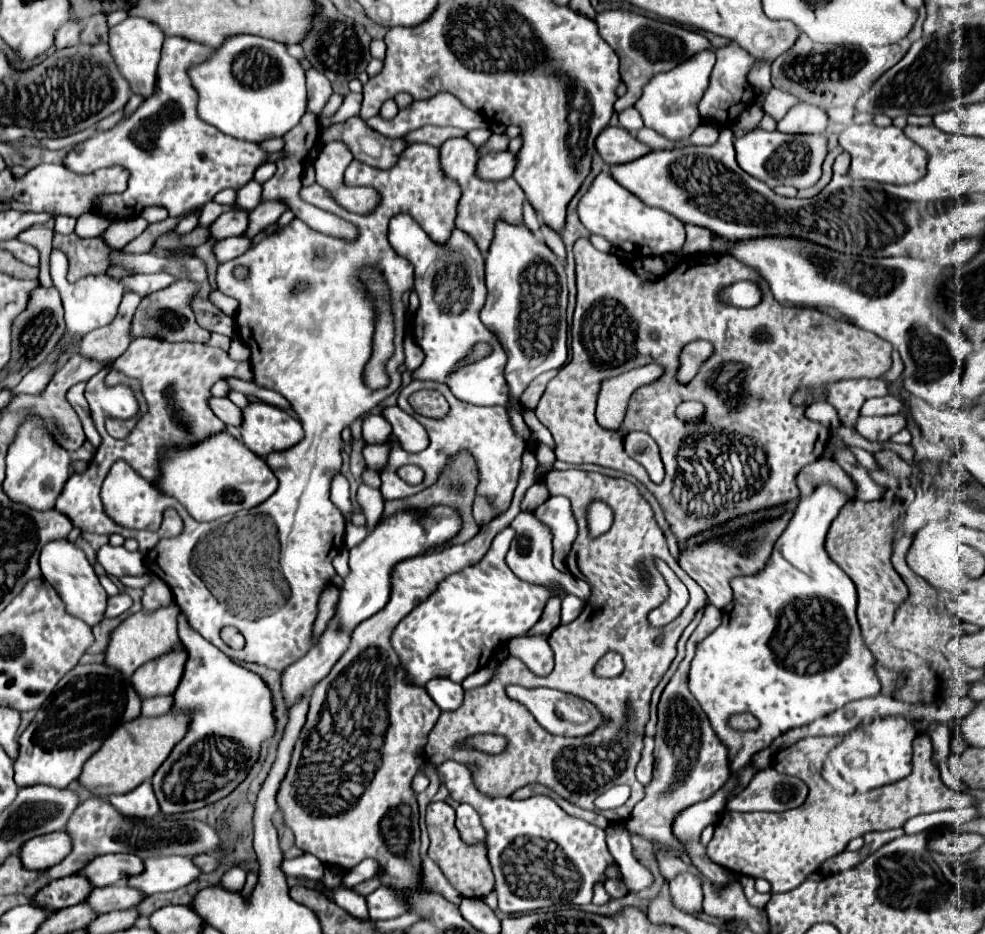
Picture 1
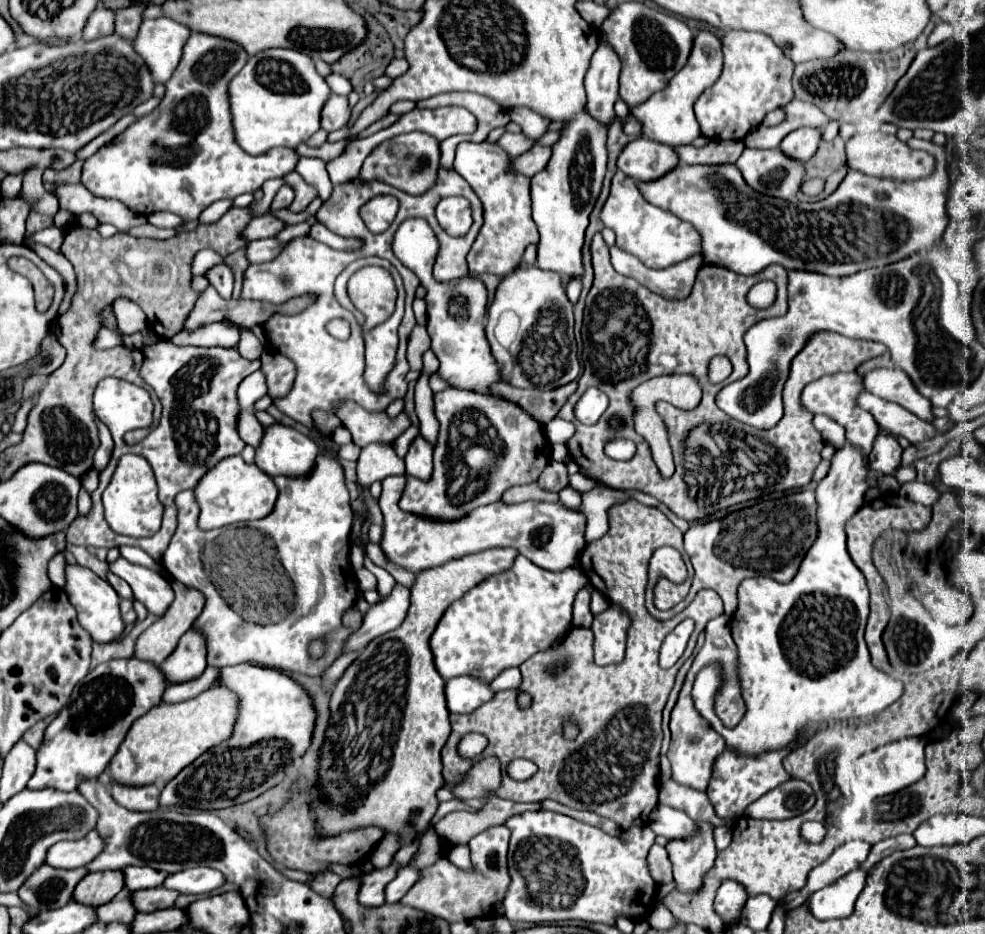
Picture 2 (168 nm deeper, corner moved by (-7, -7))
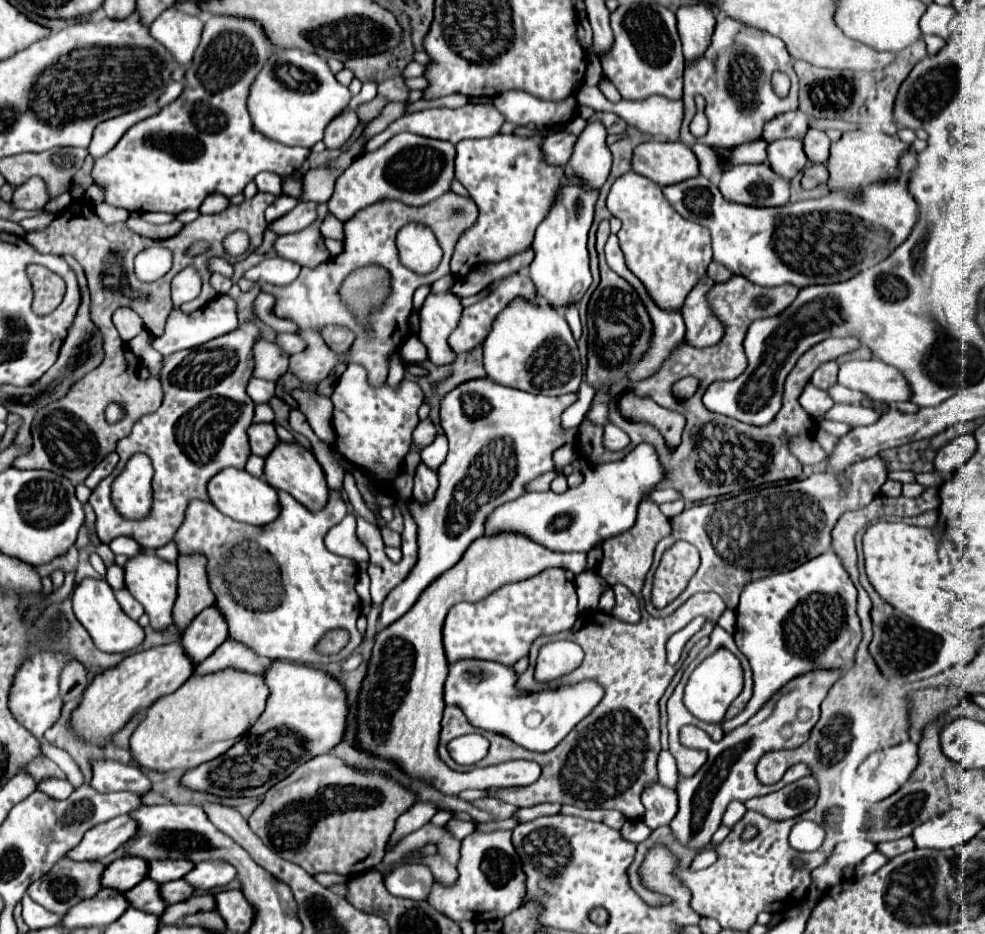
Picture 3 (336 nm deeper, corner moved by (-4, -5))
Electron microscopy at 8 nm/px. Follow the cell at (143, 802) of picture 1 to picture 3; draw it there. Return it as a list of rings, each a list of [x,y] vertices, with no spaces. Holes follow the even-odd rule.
[[[97,759],[93,761],[91,769],[93,769],[93,779],[89,781],[89,785],[99,793],[131,791],[137,795],[145,795],[151,789],[151,781],[135,765],[125,765],[125,763],[109,761],[109,759]]]

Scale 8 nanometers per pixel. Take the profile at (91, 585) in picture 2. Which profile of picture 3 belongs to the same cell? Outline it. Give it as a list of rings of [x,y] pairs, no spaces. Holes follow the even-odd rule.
[[[83,579],[75,587],[75,591],[73,591],[73,611],[75,611],[75,617],[81,621],[81,625],[93,637],[95,645],[105,653],[129,653],[135,647],[139,647],[145,639],[145,633],[139,627],[139,623],[133,621],[131,617],[127,617],[121,611],[119,603],[115,601],[113,589],[103,579]]]

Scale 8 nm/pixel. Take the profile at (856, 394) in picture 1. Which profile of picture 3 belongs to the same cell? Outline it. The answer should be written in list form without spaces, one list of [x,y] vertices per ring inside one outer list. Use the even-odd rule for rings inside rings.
[[[827,361],[827,363],[821,363],[819,369],[813,373],[811,377],[813,385],[827,391],[831,385],[837,383],[837,363],[835,361]]]

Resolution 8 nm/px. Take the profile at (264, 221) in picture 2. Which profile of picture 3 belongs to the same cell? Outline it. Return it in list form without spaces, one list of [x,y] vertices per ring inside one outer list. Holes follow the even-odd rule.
[[[299,201],[293,211],[289,211],[285,217],[273,221],[269,225],[269,229],[273,229],[279,235],[285,235],[285,233],[301,231],[301,229],[313,225],[315,221],[317,221],[317,203],[313,203],[313,201]]]

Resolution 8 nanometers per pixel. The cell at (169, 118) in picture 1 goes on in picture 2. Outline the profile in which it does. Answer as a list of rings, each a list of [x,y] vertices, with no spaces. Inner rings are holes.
[[[192,33],[184,45],[184,57],[180,67],[166,83],[166,95],[162,97],[156,111],[144,115],[120,133],[112,143],[100,147],[96,155],[88,157],[82,167],[82,183],[94,195],[110,195],[120,199],[132,211],[150,215],[154,211],[170,211],[182,217],[182,221],[196,221],[198,215],[220,199],[234,199],[242,193],[254,193],[266,179],[282,177],[294,171],[298,153],[294,149],[272,149],[262,155],[248,155],[240,149],[232,133],[232,119],[228,109],[228,83],[244,67],[246,53],[240,45],[210,37],[204,33]]]

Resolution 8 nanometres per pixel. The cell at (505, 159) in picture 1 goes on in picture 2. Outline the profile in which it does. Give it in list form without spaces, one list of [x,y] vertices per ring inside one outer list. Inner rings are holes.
[[[534,145],[526,153],[514,157],[510,161],[510,171],[522,173],[526,177],[532,177],[532,175],[536,175],[538,171],[542,171],[546,167],[548,159],[550,159],[550,147],[538,147],[538,145]]]

